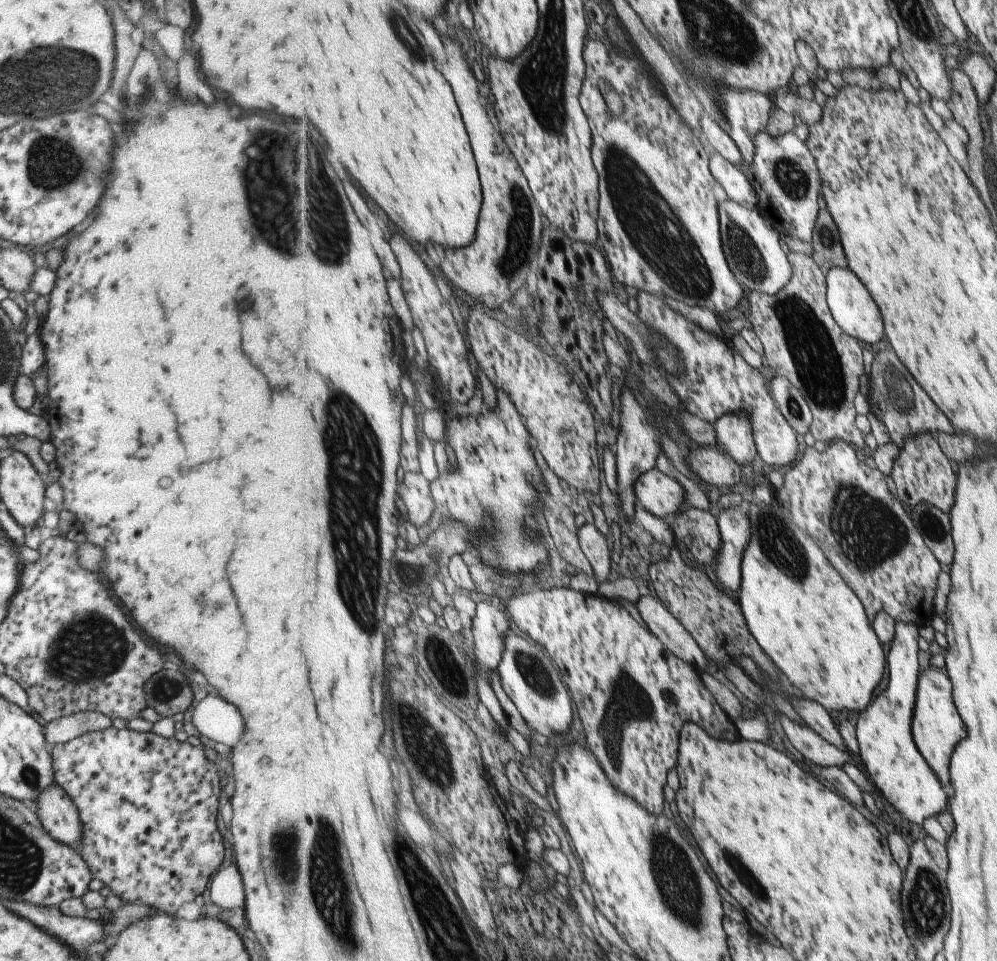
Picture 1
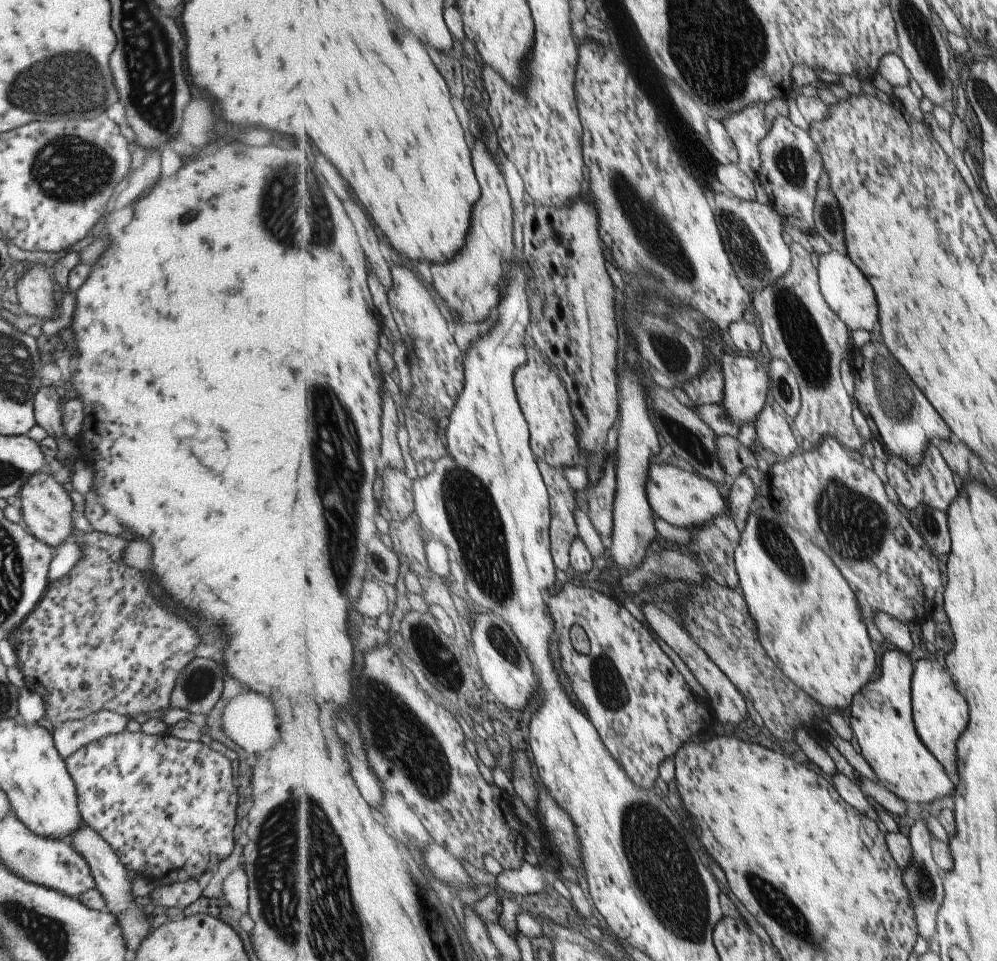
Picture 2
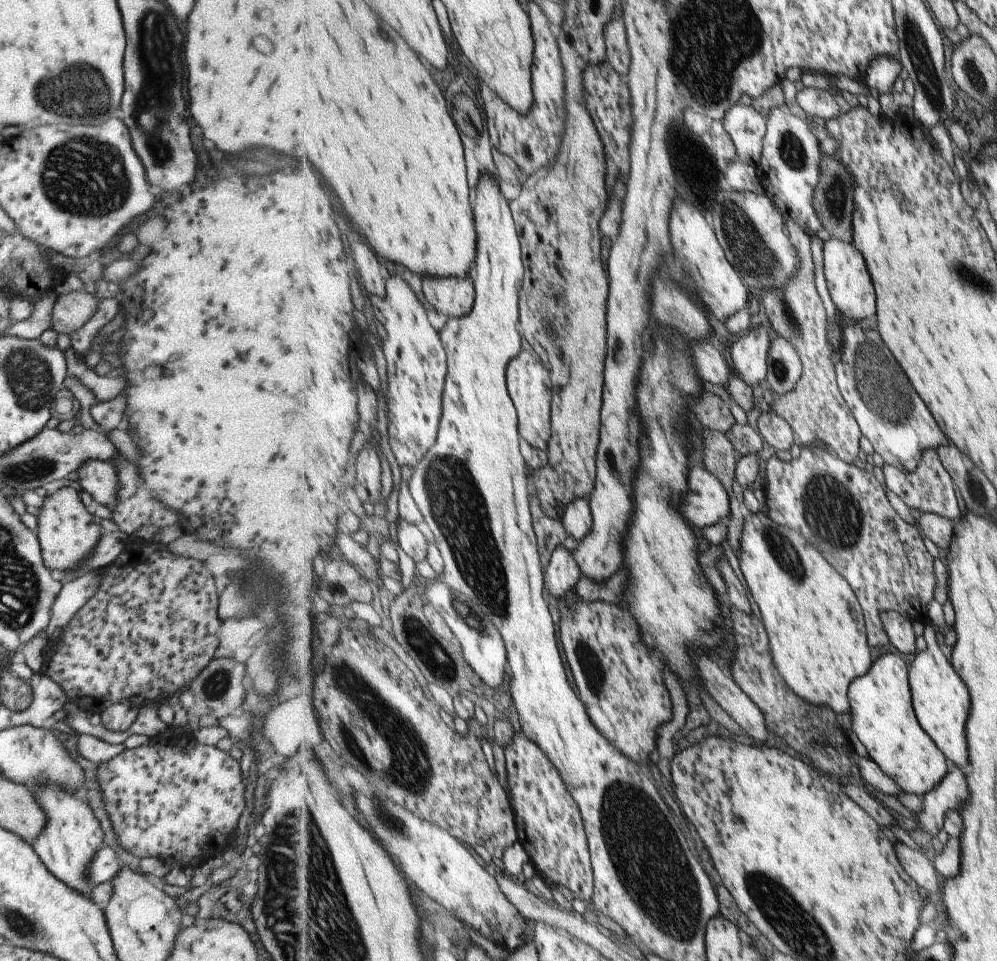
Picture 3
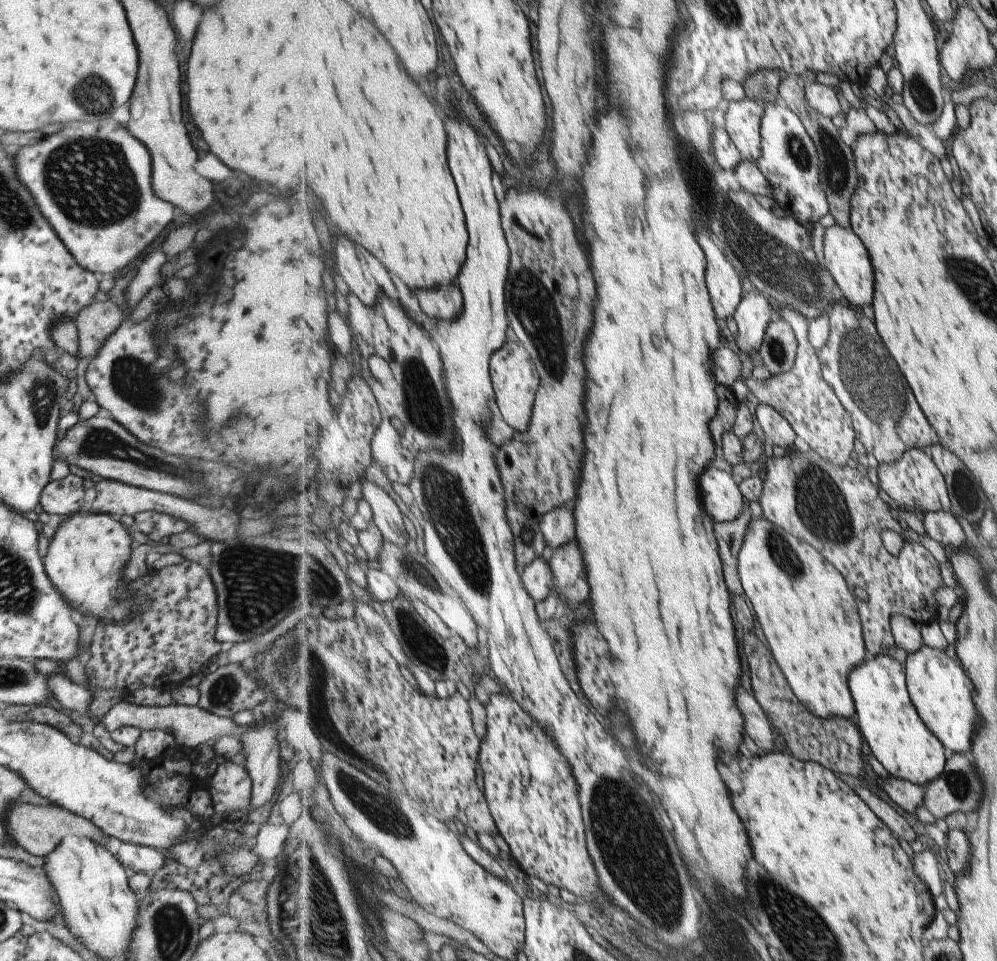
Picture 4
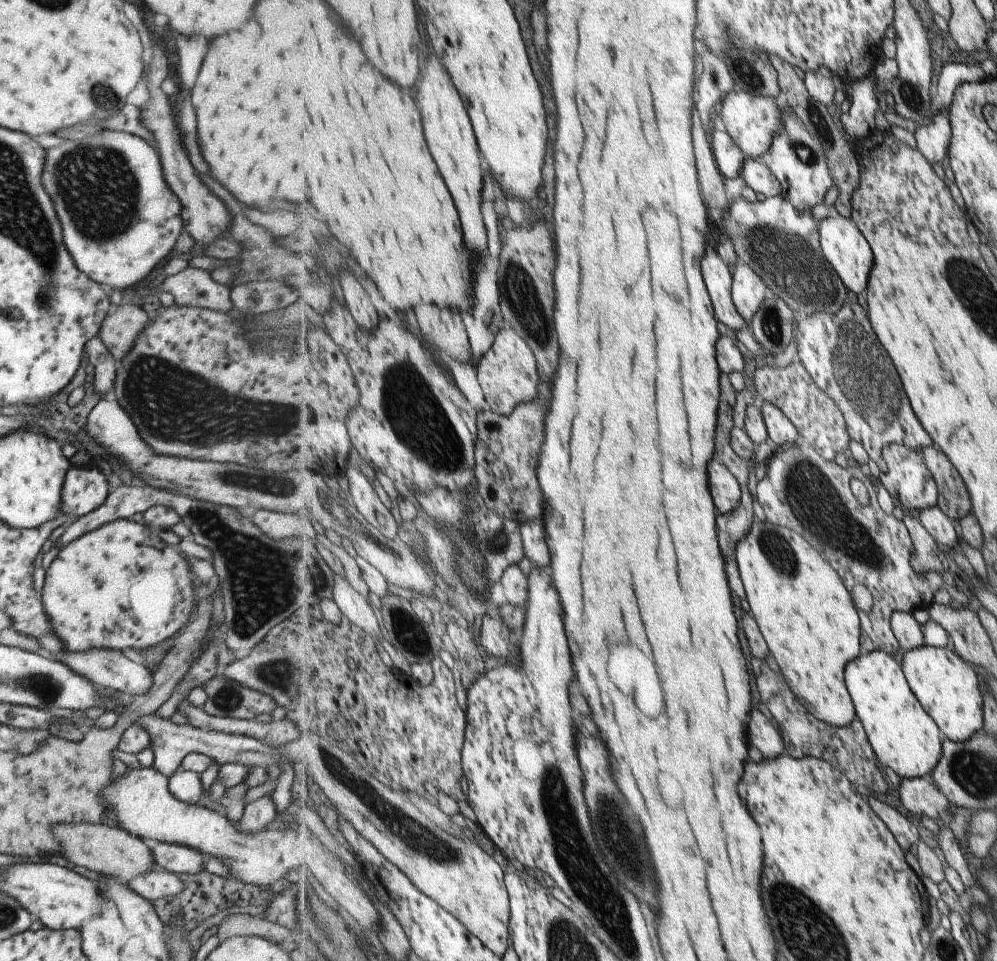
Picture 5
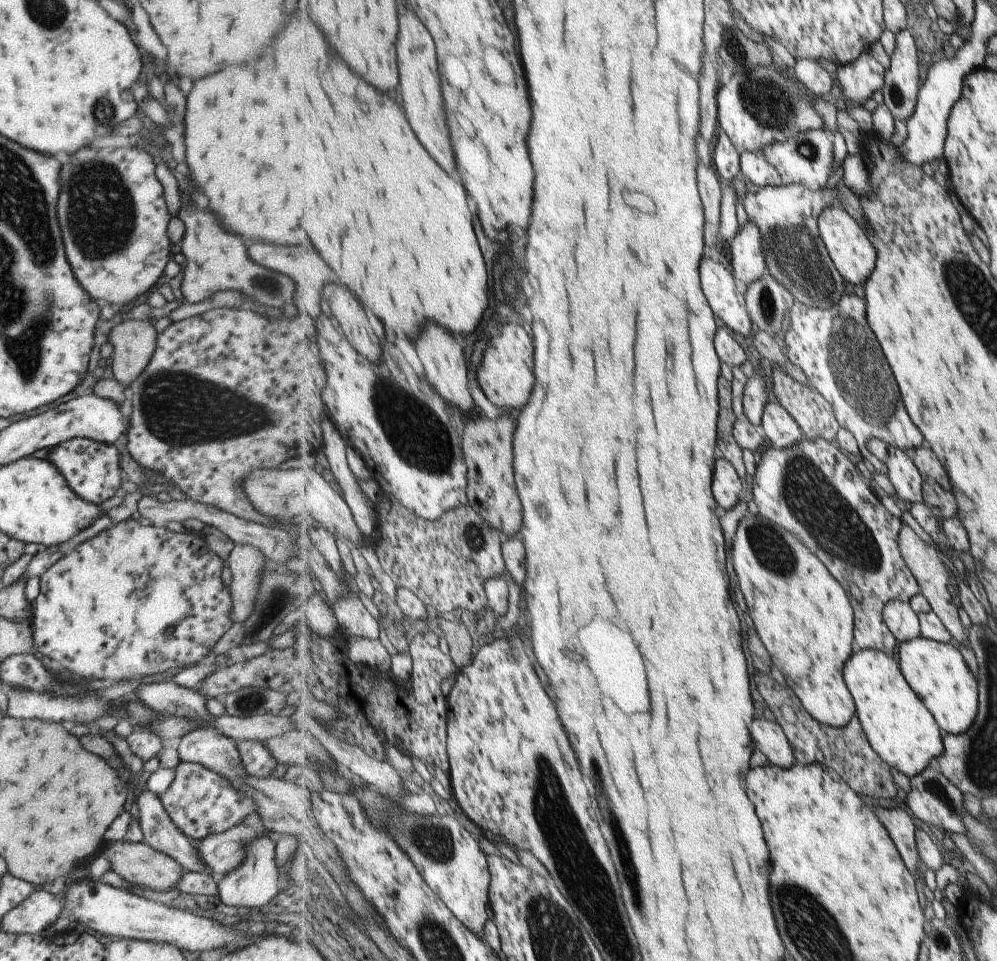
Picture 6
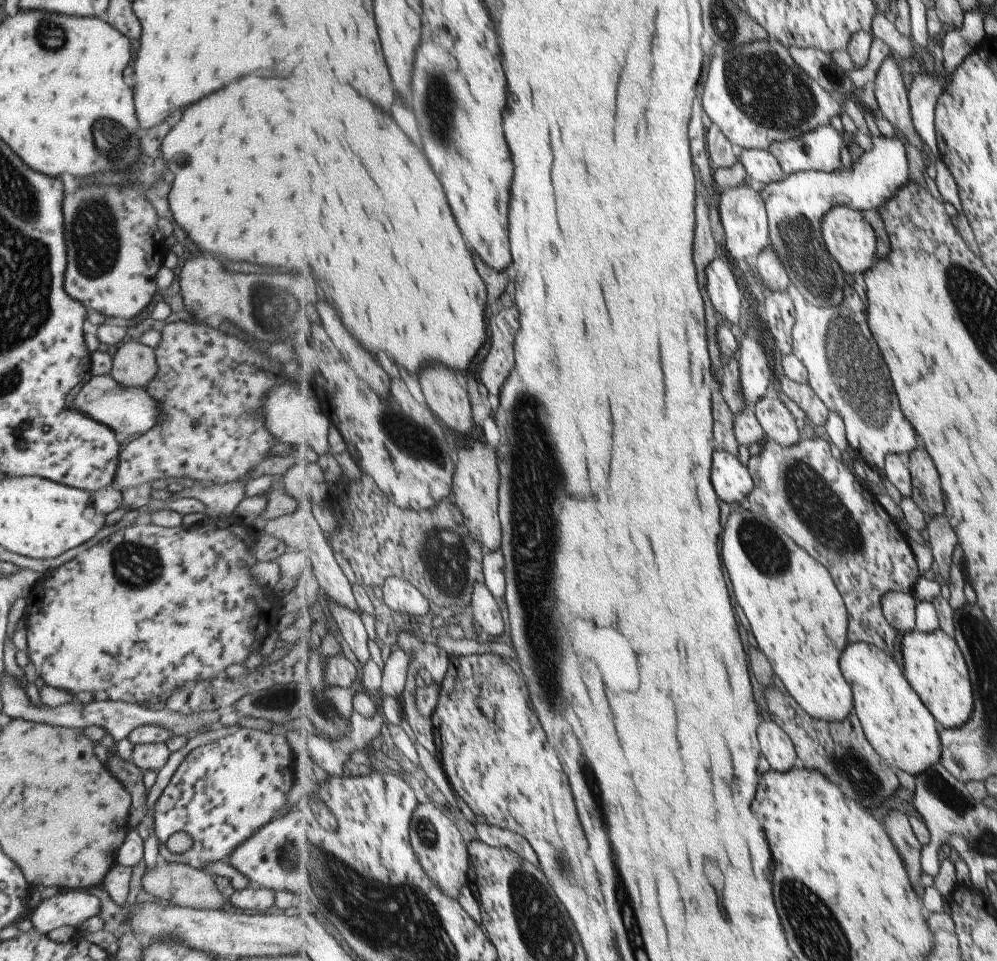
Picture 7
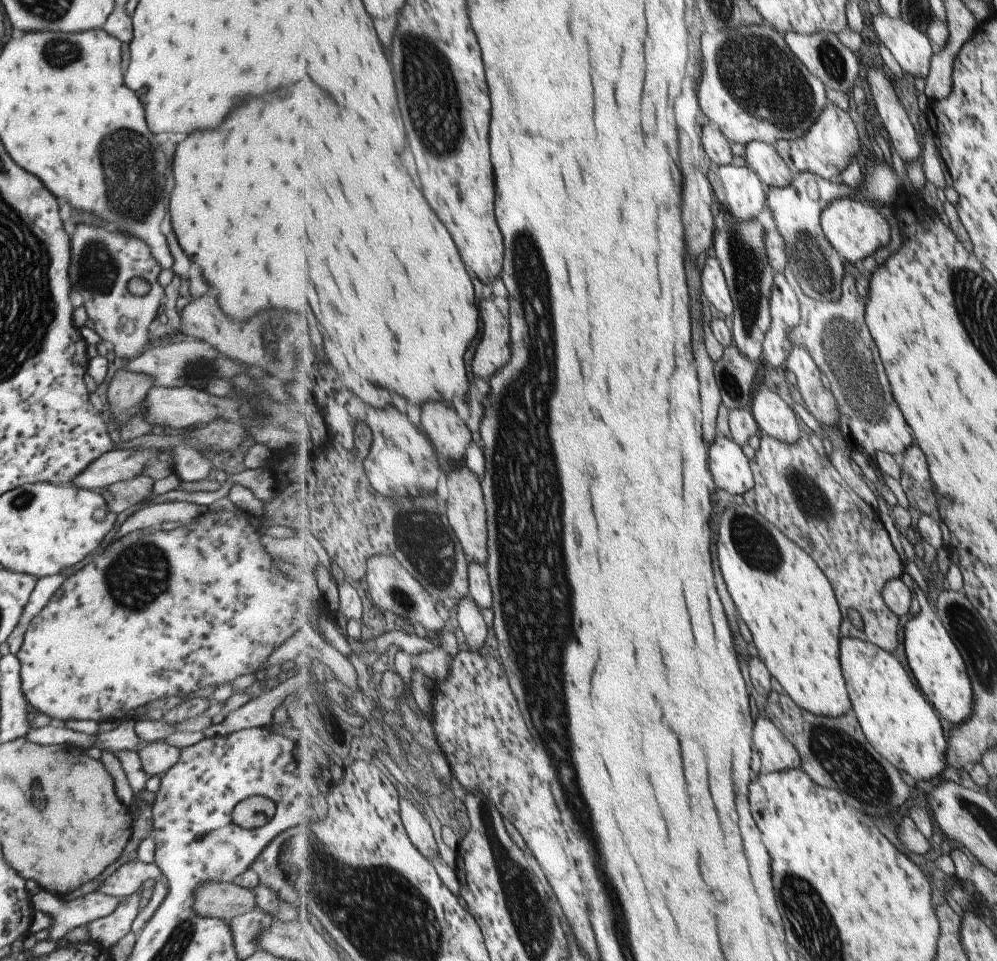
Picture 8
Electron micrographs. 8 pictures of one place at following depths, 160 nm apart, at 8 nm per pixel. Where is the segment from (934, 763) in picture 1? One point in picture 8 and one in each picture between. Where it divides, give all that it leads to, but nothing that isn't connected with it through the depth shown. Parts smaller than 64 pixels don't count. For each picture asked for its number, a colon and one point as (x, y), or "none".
2: (940, 714)
3: (941, 702)
4: (942, 693)
5: (946, 686)
6: (937, 671)
7: (934, 662)
8: (935, 657)

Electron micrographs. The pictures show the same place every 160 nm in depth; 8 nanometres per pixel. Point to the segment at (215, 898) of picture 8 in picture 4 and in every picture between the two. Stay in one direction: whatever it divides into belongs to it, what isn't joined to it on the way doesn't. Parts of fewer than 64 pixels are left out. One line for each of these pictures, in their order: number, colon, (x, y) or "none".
4: (37, 829)
5: (102, 848)
6: (137, 863)
7: (184, 886)

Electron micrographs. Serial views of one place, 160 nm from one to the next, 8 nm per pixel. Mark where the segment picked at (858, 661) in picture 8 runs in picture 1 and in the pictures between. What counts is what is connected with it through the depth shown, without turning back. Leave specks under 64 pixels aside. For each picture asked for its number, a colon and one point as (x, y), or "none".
1: (884, 730)
2: (881, 717)
3: (883, 718)
4: (897, 735)
5: (906, 738)
6: (901, 728)
7: (899, 724)

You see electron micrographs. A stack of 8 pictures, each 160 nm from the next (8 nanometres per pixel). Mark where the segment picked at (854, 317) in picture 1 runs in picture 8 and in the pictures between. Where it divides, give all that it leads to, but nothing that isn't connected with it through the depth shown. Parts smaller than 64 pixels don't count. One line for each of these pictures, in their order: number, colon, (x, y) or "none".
2: (847, 290)
3: (851, 289)
4: (845, 254)
5: (845, 246)
6: (855, 255)
7: (851, 238)
8: (856, 229)

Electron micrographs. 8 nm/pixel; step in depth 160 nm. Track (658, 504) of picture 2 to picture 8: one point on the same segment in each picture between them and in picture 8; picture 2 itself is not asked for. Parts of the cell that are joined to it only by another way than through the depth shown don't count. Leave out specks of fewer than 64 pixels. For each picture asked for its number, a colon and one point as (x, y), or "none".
3: (708, 501)
4: (724, 498)
5: (728, 492)
6: (728, 486)
7: (734, 481)
8: (732, 470)

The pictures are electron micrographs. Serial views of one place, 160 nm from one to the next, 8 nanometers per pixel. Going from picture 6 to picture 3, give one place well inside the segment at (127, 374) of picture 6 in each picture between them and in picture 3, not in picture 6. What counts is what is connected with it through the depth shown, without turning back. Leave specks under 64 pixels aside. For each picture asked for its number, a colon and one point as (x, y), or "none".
3: (69, 311)
4: (95, 322)
5: (119, 328)

